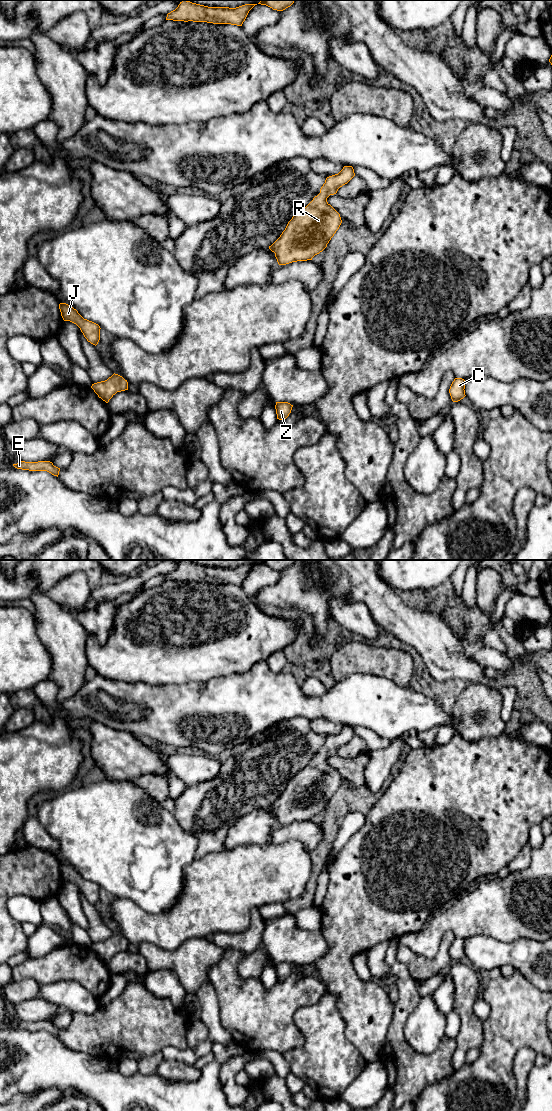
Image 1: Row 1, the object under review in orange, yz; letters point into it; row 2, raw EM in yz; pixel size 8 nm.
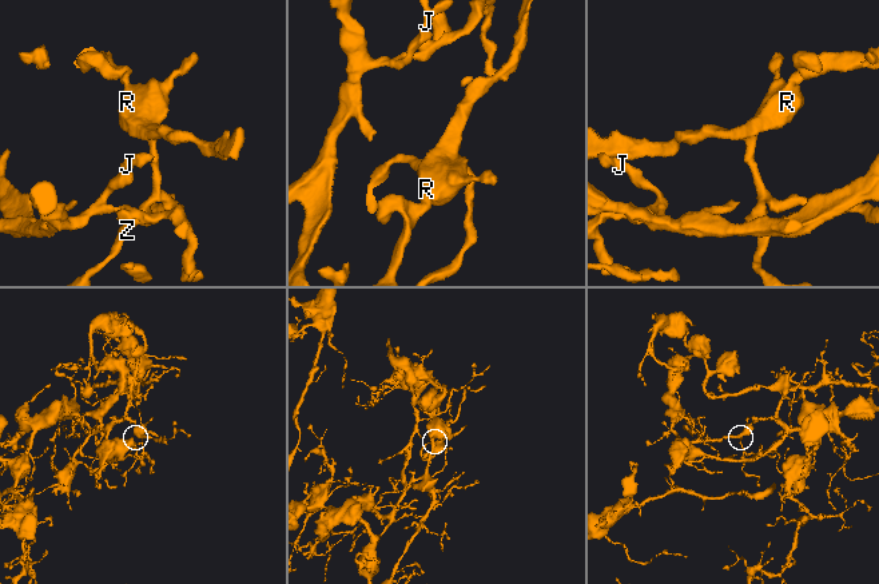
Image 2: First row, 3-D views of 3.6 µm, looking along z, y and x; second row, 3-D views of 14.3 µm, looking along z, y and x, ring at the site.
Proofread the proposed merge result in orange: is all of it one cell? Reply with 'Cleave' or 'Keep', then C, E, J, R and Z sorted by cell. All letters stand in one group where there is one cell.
Keep. Groups: C E J R Z

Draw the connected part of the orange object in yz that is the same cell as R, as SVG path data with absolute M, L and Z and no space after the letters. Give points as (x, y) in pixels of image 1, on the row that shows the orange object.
M344 166L338 174L327 177L320 193L292 217L280 237L269 246L279 265L312 260L327 247L342 223L327 198L354 176L353 167Z

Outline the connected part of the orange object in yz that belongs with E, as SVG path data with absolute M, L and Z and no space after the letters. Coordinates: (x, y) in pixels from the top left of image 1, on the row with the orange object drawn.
M21 461L17 464L13 464L17 469L29 470L29 471L47 471L54 476L59 475L60 468L53 465L50 461L38 461L38 462L25 462Z

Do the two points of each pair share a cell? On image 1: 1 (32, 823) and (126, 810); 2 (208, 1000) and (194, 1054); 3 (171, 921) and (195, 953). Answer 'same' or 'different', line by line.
1: different
2: same
3: different

